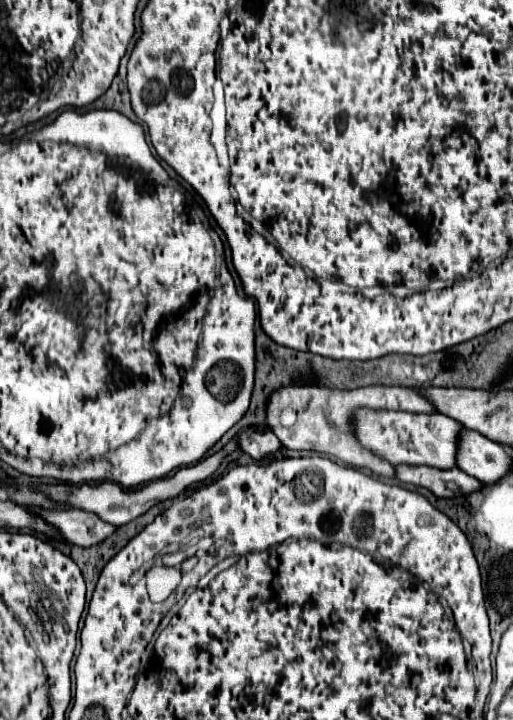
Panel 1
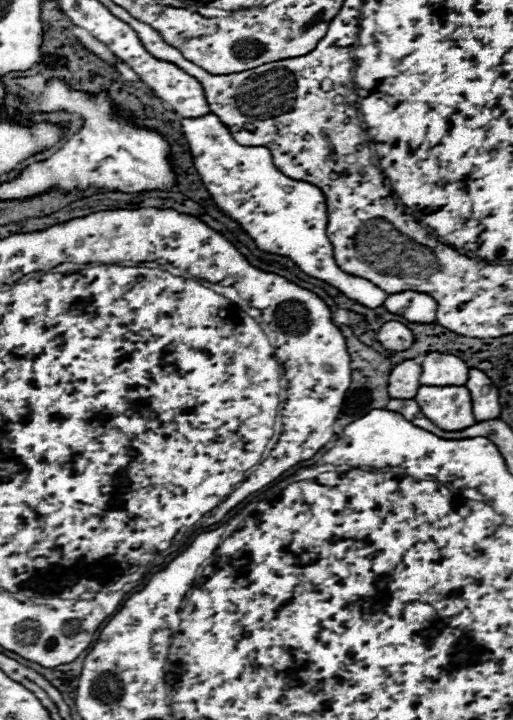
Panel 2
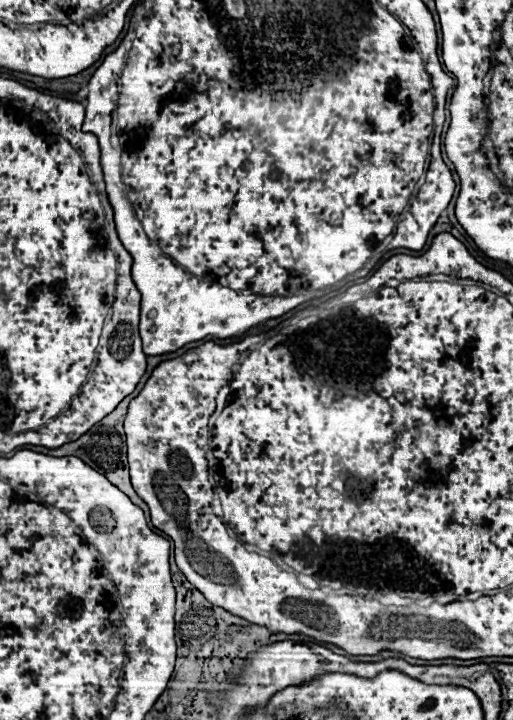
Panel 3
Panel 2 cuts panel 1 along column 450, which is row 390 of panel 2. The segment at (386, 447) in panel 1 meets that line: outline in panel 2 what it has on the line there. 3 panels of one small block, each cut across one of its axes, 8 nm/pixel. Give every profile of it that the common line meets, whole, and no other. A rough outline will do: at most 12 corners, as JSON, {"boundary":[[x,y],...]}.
{"boundary":[[420,386],[414,400],[442,430],[476,422],[466,386]]}

